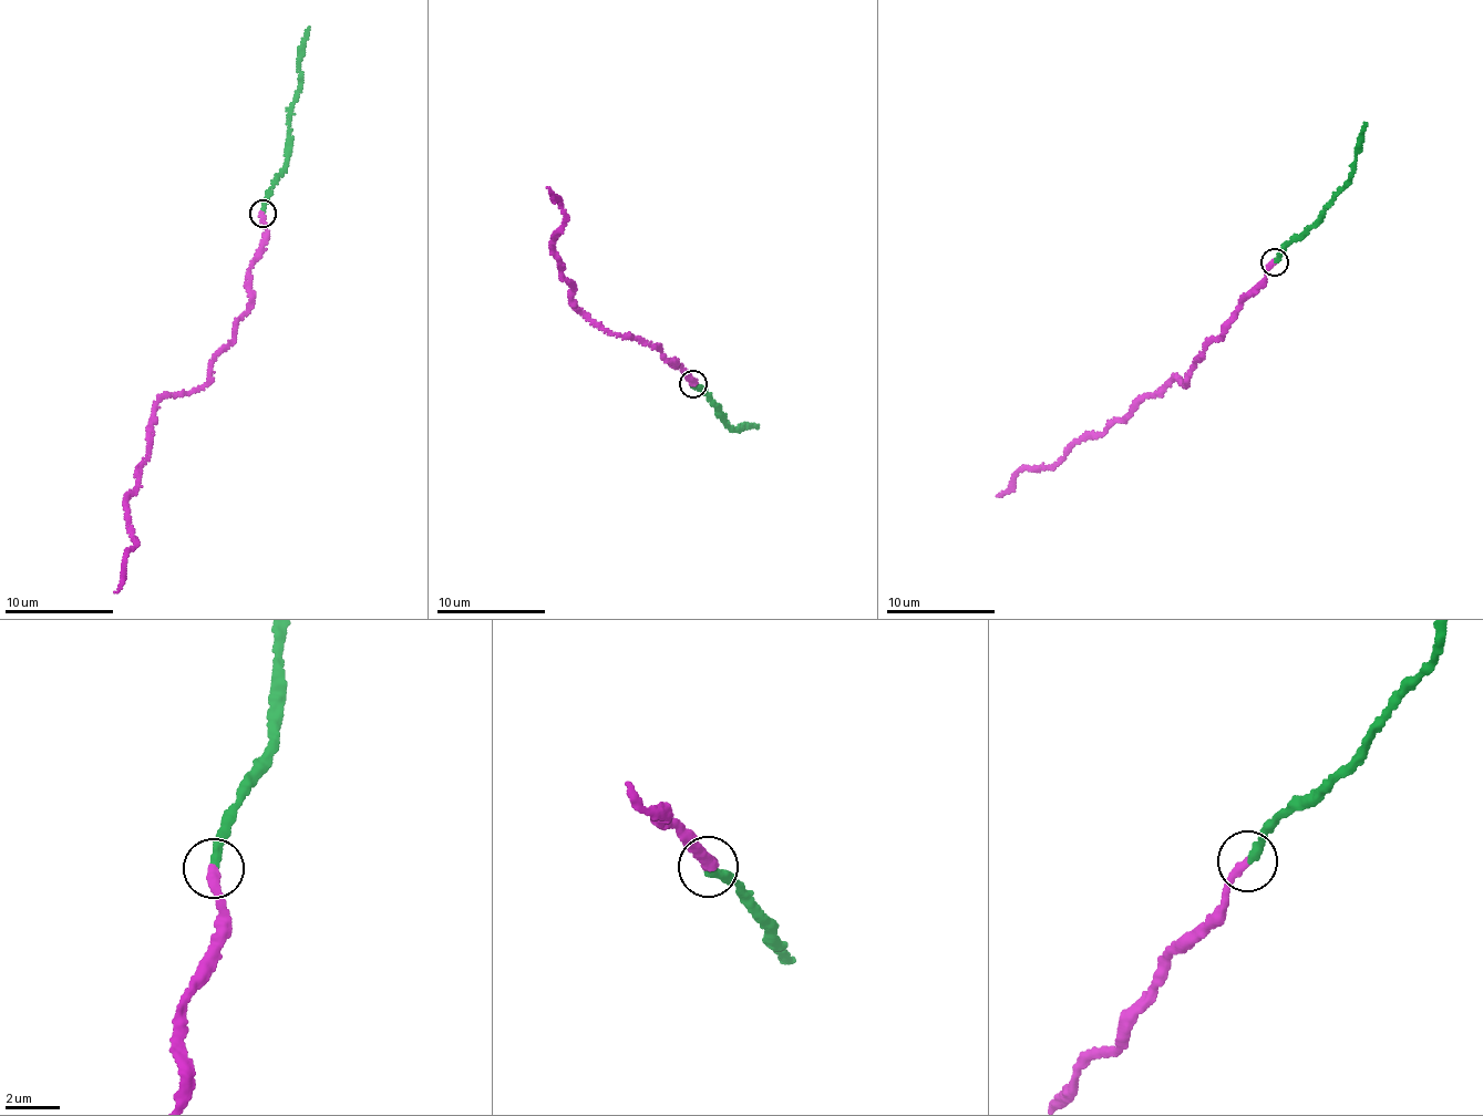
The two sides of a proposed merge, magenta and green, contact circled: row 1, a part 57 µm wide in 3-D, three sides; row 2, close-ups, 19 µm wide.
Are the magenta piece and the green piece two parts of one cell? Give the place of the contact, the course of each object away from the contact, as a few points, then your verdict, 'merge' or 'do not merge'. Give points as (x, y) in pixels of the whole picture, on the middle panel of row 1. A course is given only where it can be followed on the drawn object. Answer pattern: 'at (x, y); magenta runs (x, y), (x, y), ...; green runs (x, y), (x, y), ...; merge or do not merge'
at (693, 384); magenta runs (693, 384), (659, 348), (600, 329), (577, 309), (552, 240), (565, 210), (547, 187); green runs (693, 384), (716, 403), (734, 430), (747, 423), (758, 427); merge

